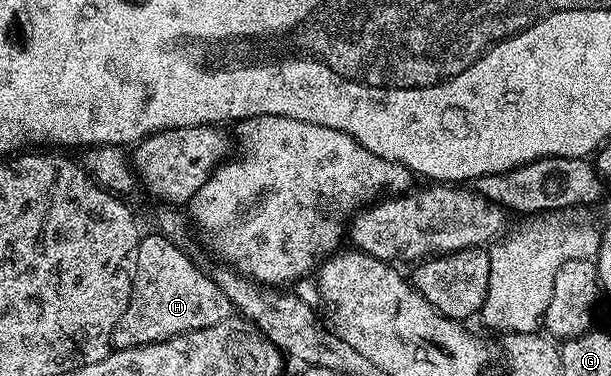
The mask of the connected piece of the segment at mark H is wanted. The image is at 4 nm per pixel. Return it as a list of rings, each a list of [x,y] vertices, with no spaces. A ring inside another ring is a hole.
[[[159,231],[140,238],[131,257],[131,295],[127,311],[119,319],[116,348],[130,349],[166,341],[181,333],[210,329],[230,316],[231,306],[208,272],[204,273],[183,250]],[[127,336],[127,339],[120,337]]]

